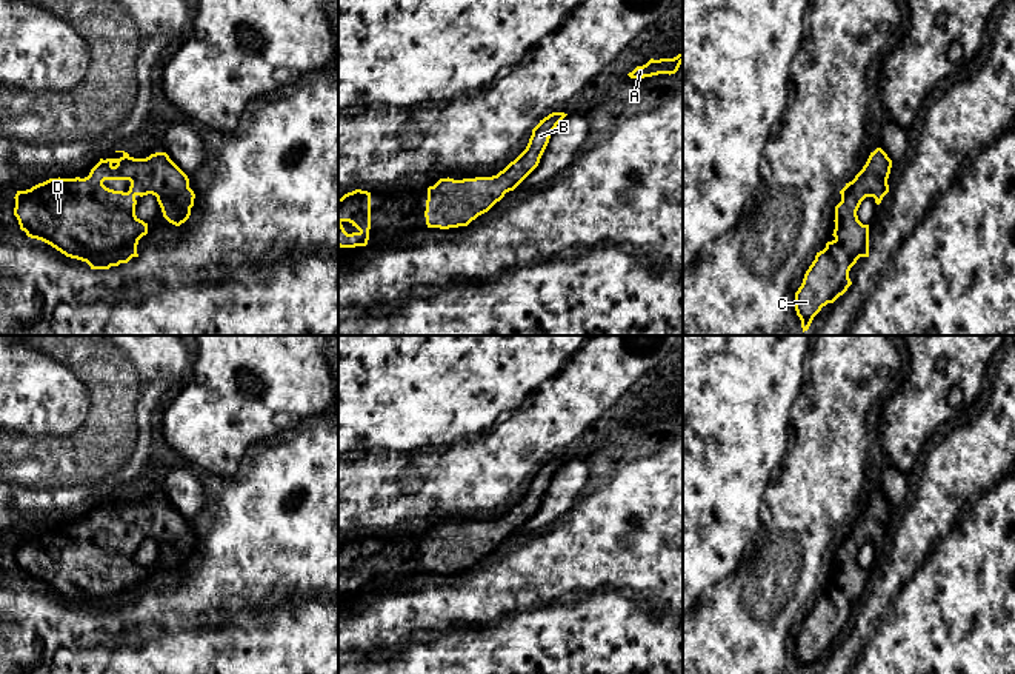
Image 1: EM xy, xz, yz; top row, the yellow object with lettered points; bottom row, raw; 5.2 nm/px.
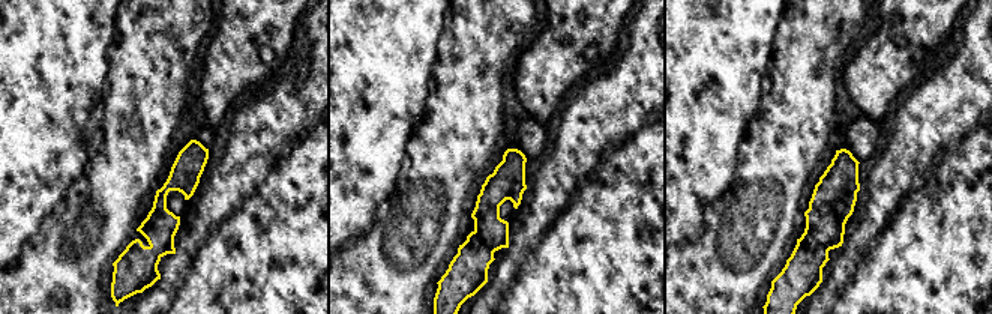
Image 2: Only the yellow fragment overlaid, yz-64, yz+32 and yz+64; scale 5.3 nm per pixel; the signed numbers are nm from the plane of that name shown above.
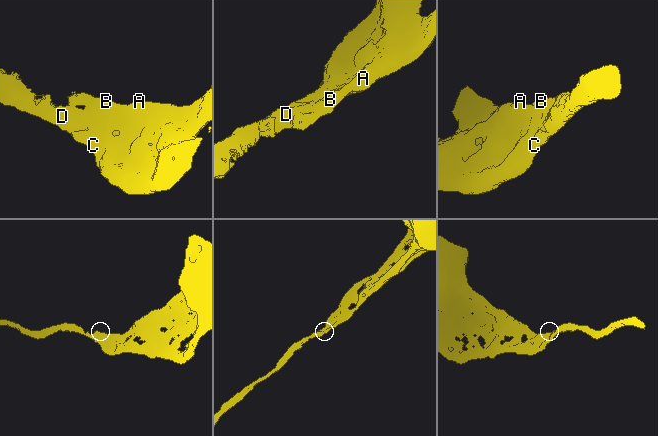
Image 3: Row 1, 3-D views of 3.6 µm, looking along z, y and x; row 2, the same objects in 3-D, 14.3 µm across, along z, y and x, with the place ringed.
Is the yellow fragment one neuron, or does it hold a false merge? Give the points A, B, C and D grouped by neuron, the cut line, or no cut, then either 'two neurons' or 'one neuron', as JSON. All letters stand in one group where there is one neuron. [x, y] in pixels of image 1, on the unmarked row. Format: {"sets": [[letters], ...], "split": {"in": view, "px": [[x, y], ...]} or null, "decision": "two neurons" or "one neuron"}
{"sets": [["A", "B", "C", "D"]], "split": null, "decision": "one neuron"}

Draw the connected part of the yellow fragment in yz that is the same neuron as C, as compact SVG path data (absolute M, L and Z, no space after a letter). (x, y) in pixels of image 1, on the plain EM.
M877 492L863 514L840 536L841 546L835 551L834 585L817 597L795 637L795 656L801 672L809 674L814 662L827 648L834 648L852 629L850 612L860 602L869 602L869 569L858 565L857 556L866 542L880 549L889 537L887 523L892 505Z

